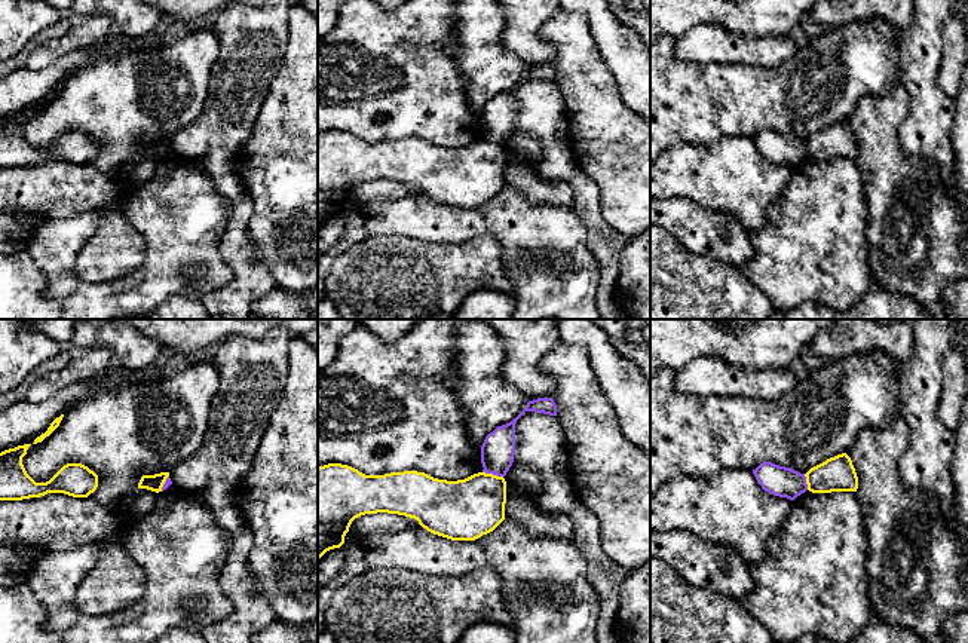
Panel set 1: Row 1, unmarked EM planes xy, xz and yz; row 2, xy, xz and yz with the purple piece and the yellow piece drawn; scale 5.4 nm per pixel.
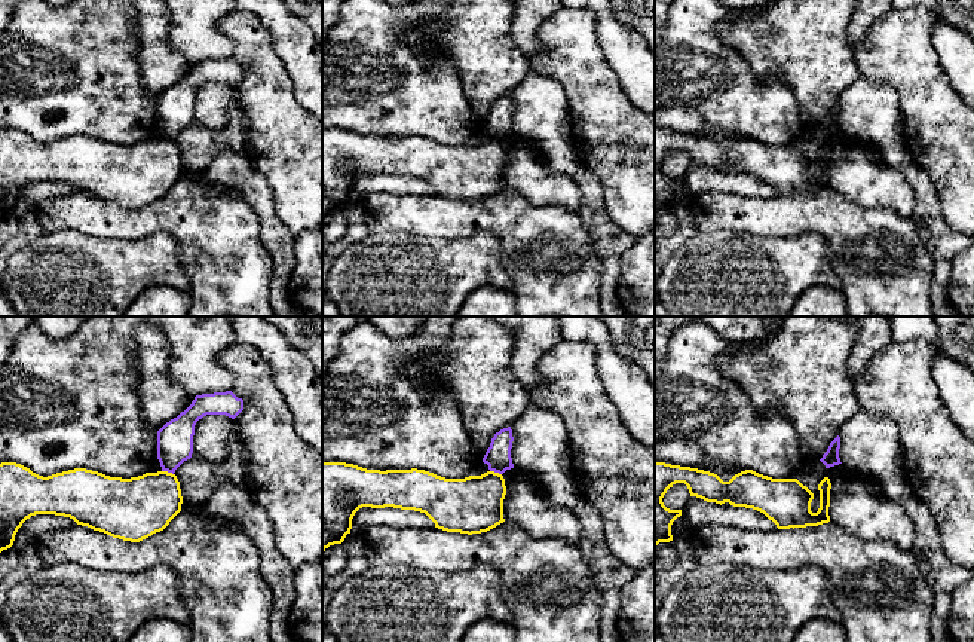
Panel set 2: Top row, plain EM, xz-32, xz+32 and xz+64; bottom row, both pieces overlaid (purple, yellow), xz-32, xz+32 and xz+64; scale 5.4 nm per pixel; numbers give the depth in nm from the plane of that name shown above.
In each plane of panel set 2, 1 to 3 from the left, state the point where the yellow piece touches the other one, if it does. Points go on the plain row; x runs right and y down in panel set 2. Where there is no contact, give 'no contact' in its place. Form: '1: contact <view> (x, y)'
1: contact xz-32 (168, 138)
2: contact xz+32 (496, 138)
3: no contact

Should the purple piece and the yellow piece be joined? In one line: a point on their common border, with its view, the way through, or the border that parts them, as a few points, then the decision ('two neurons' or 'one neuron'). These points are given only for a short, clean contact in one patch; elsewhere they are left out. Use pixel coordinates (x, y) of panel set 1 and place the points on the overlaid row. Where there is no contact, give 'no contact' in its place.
contact xz (493, 474); border xz (483, 471), (502, 477); two neurons

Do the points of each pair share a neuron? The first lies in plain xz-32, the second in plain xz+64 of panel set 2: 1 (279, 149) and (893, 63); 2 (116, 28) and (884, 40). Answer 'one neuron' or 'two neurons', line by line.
1: one neuron
2: two neurons

